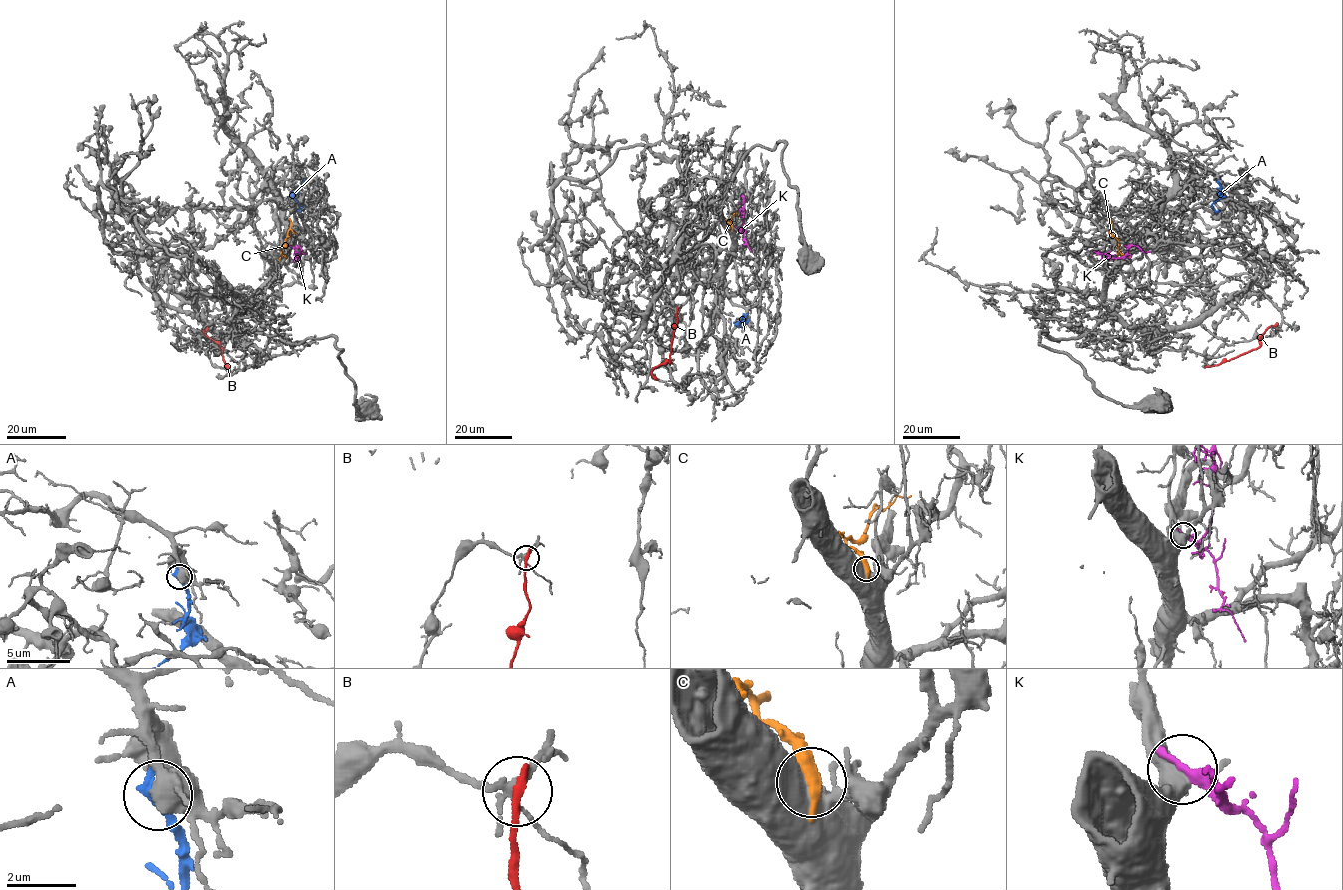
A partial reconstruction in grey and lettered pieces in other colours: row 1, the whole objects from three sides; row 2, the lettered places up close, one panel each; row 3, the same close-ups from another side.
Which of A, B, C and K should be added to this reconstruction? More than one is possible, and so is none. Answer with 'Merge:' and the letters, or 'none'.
Merge: A

